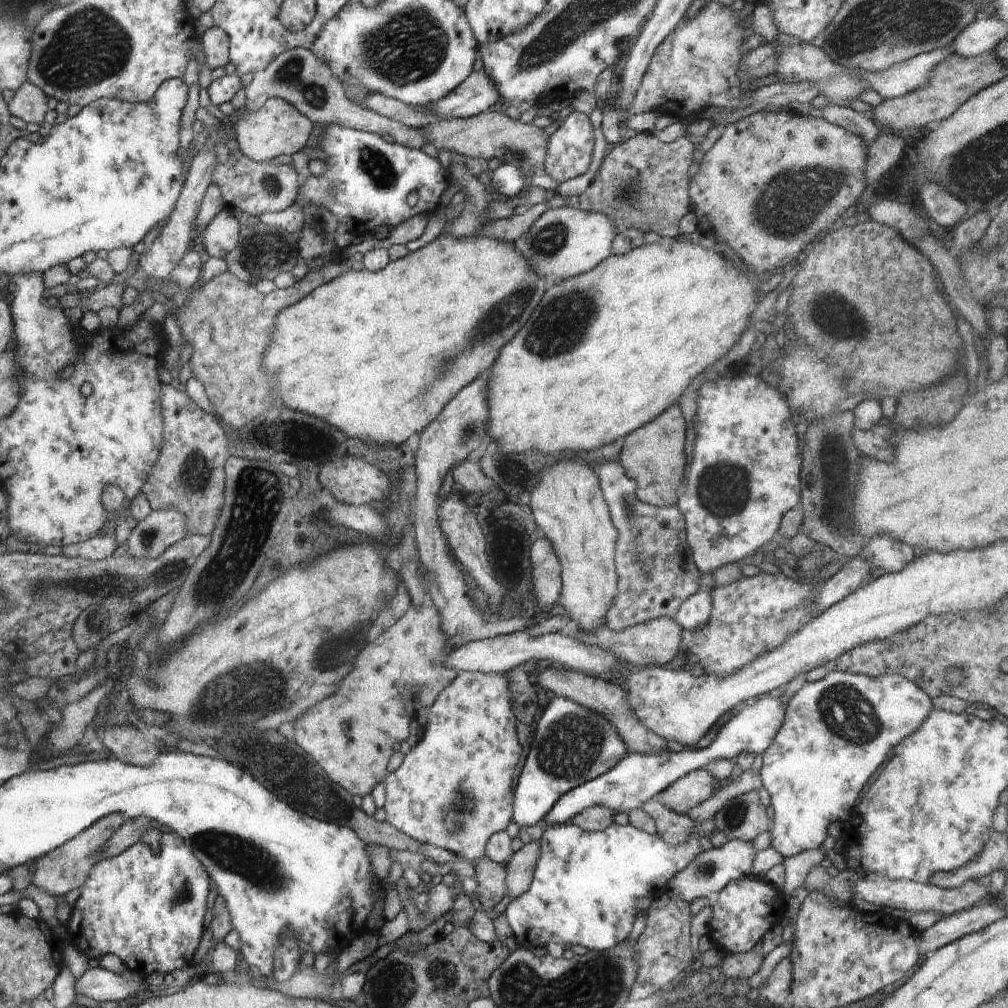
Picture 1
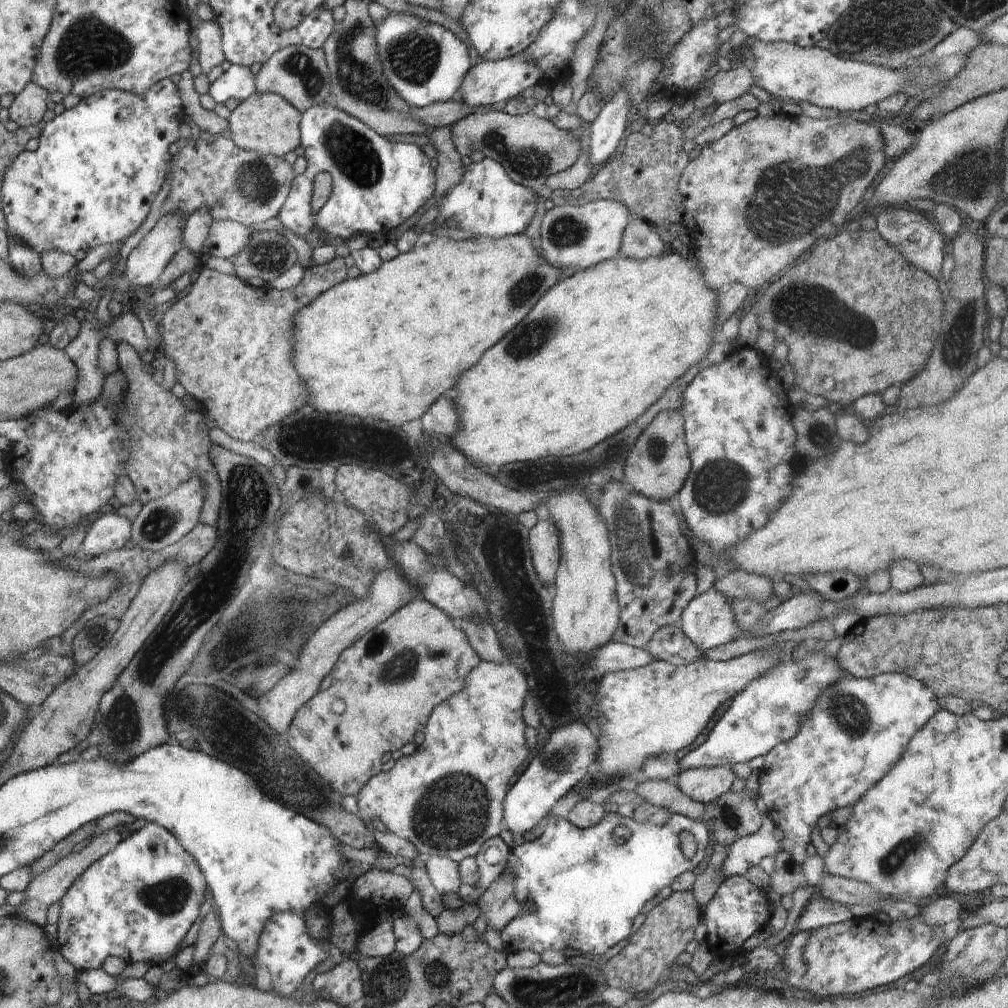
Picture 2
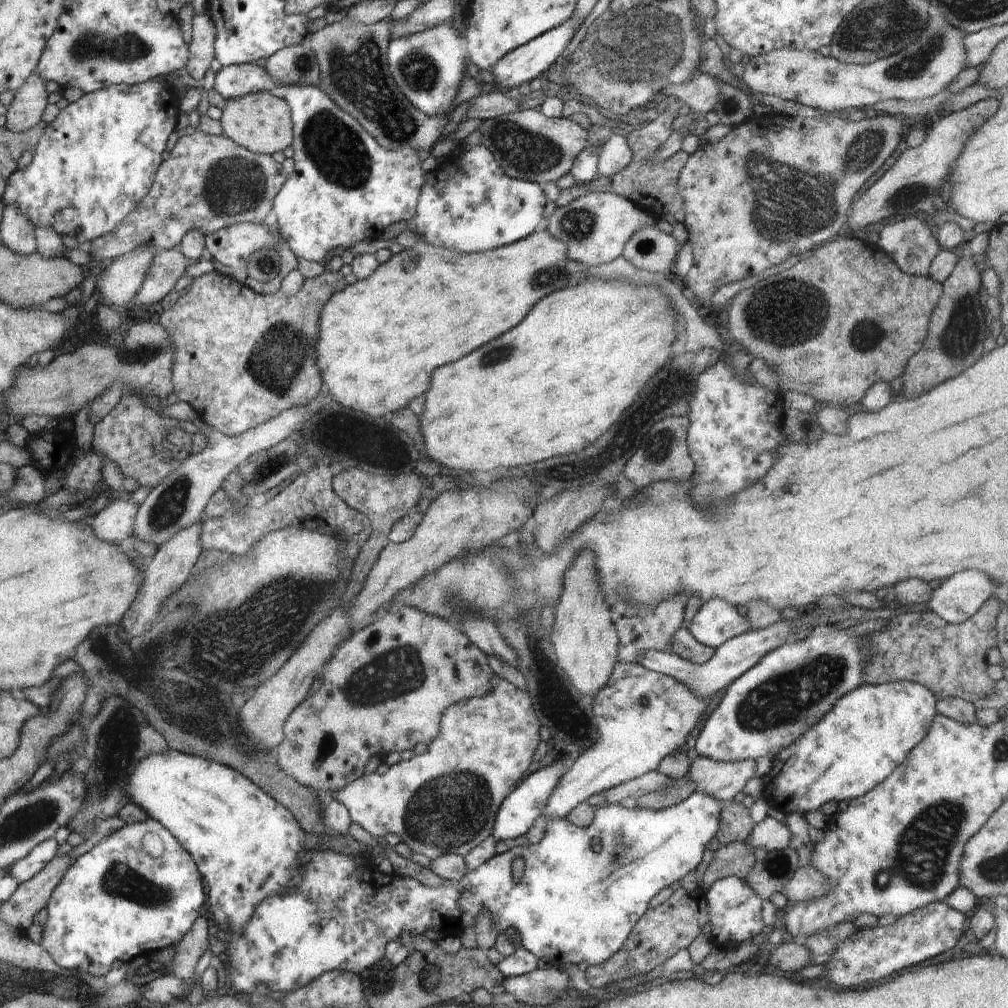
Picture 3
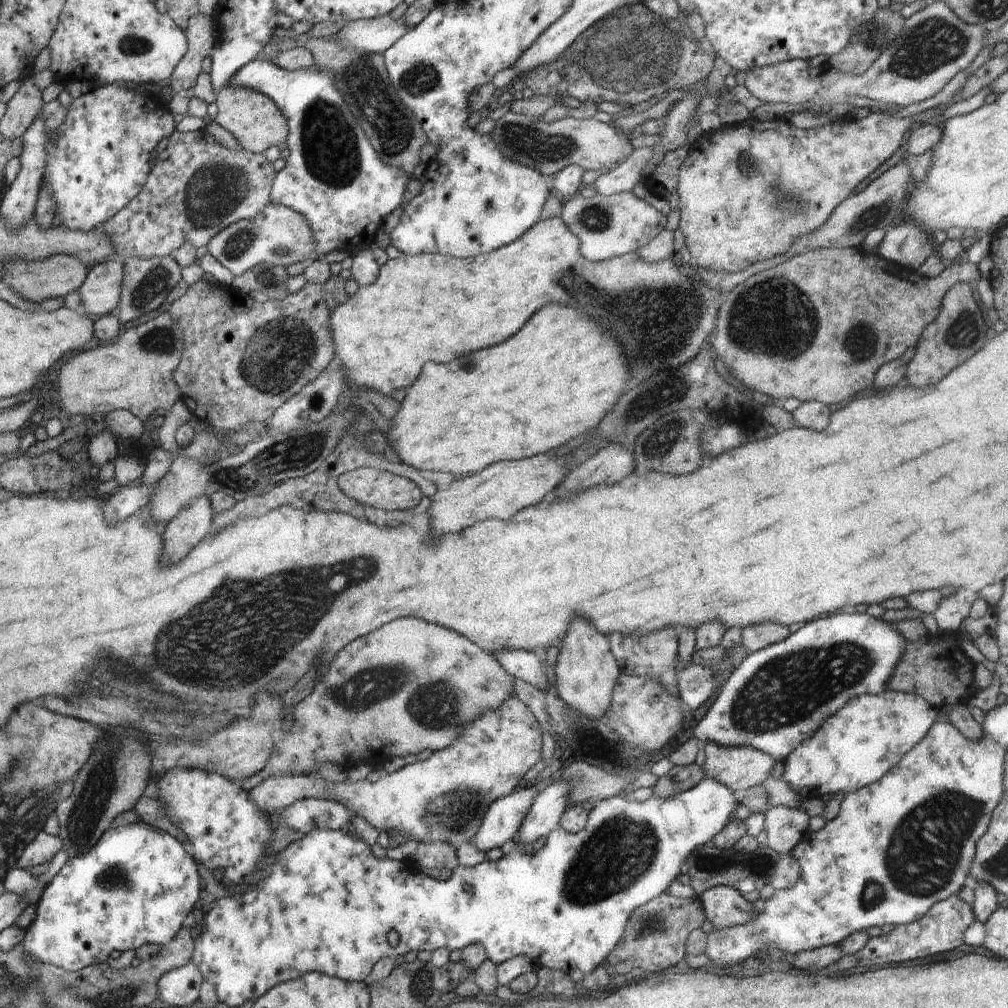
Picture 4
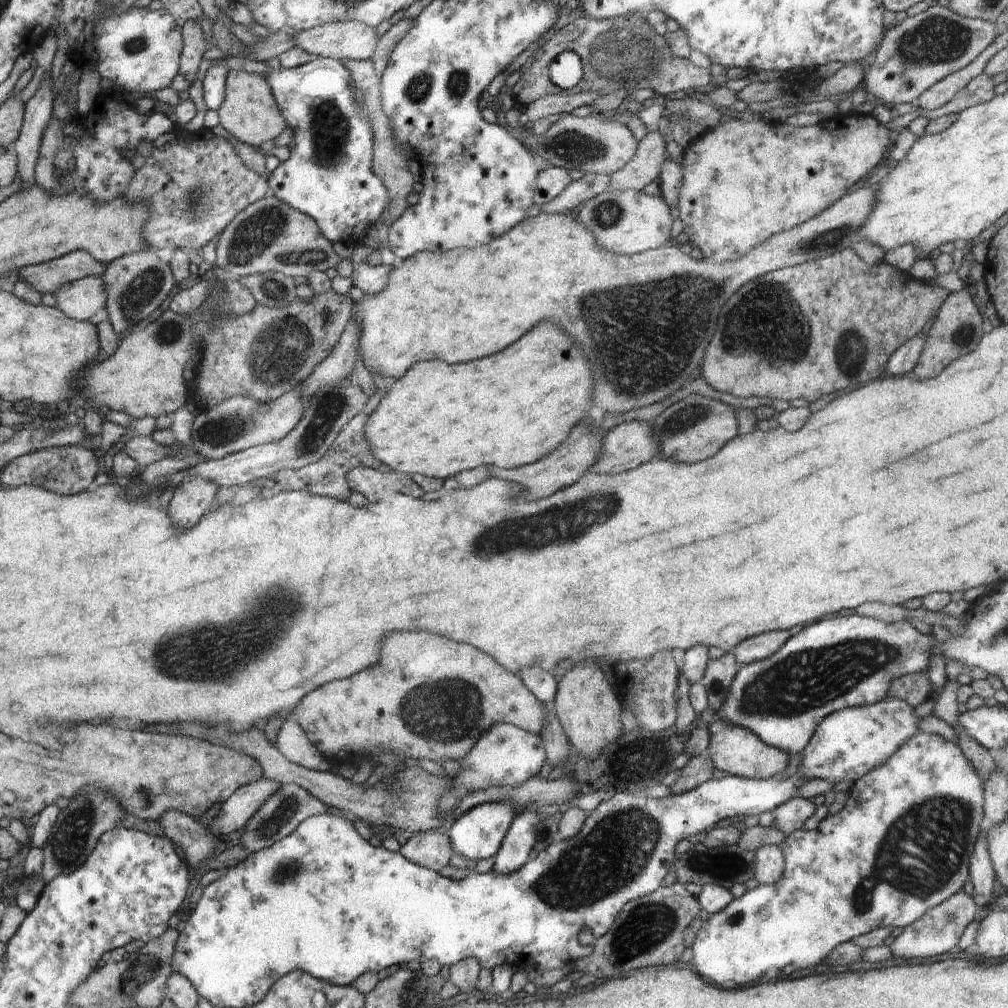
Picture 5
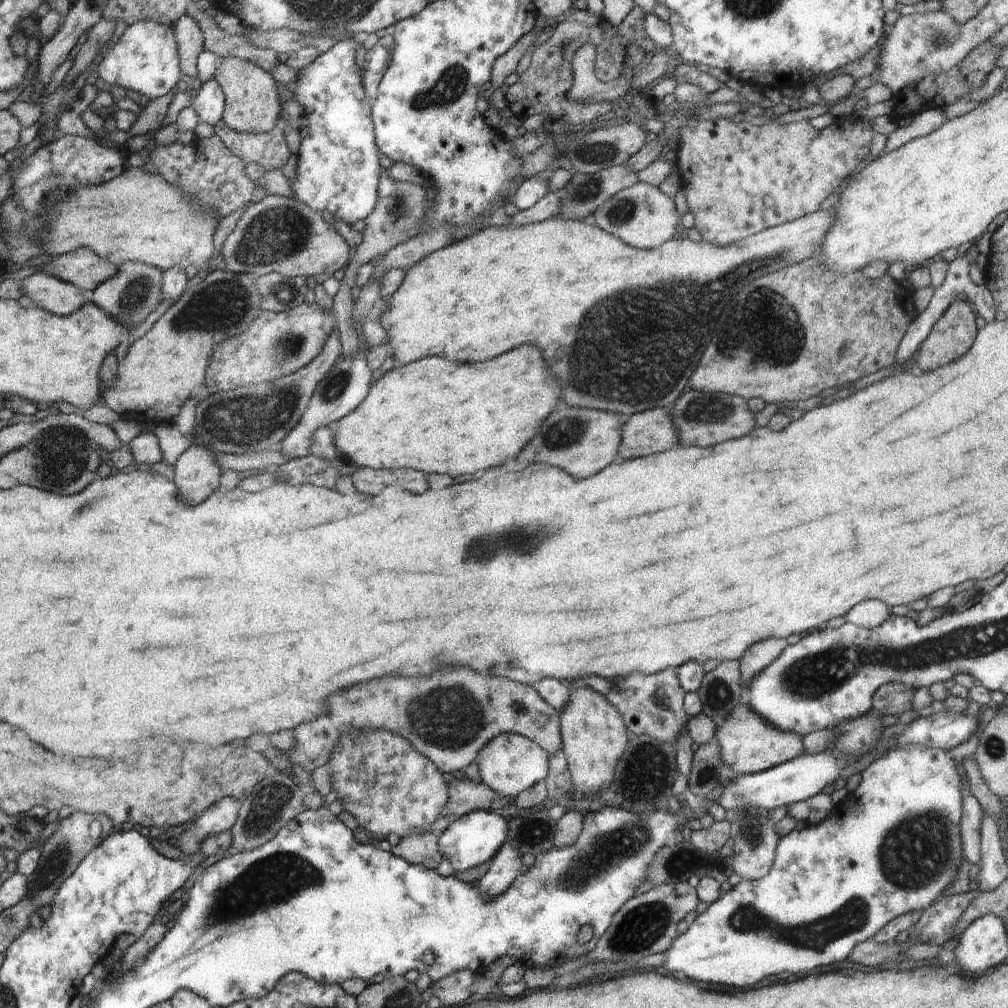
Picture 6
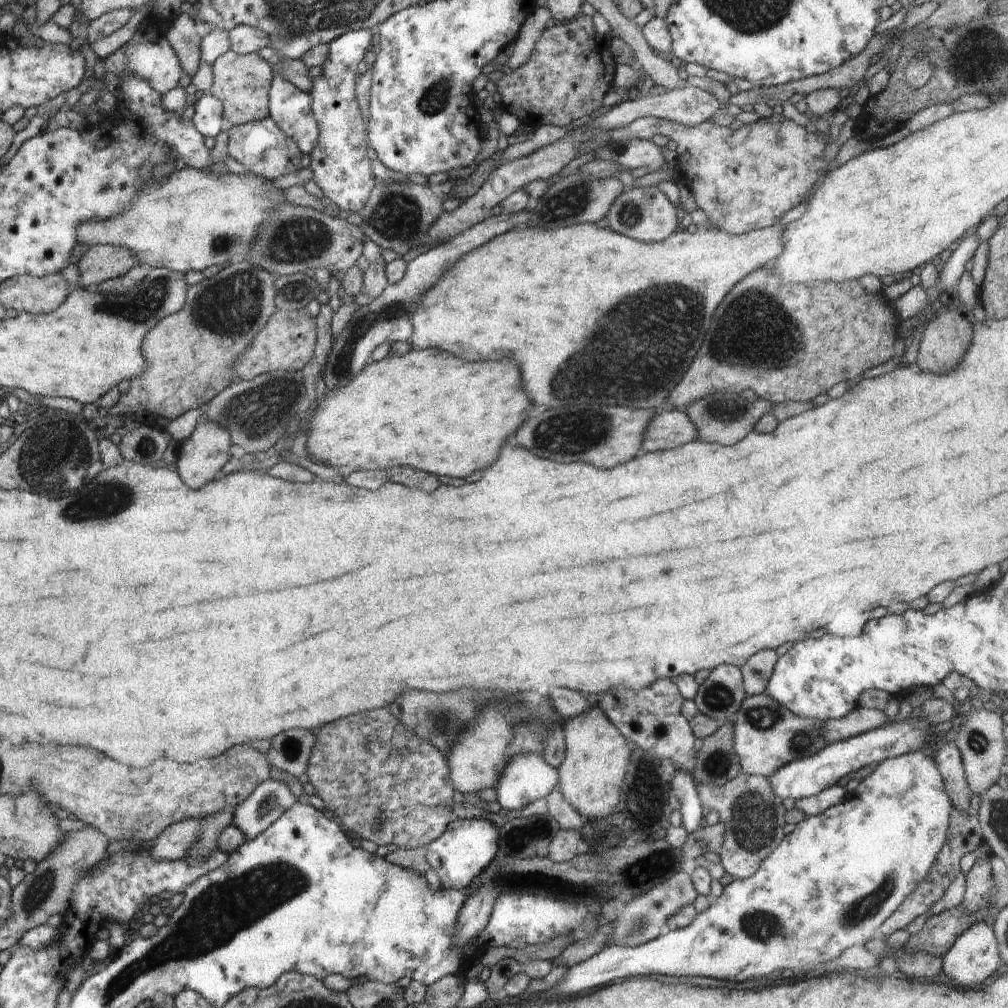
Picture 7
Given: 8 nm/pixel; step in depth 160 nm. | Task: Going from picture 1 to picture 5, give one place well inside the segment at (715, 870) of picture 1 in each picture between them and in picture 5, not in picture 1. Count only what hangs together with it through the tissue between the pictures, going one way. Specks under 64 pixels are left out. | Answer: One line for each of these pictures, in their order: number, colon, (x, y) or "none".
2: (746, 852)
3: (770, 834)
4: (785, 827)
5: (789, 816)

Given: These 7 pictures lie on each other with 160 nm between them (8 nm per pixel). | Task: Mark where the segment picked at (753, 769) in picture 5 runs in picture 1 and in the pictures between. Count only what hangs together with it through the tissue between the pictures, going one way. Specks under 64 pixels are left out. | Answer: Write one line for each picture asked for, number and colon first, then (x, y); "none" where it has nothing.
1: (682, 796)
2: (705, 785)
3: (722, 780)
4: (739, 768)

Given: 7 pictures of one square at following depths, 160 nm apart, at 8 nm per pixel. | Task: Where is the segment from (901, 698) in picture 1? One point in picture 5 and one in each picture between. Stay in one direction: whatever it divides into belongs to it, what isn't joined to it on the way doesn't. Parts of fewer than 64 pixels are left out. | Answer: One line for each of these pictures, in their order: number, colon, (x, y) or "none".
2: (859, 728)
3: (871, 729)
4: (856, 746)
5: (849, 743)

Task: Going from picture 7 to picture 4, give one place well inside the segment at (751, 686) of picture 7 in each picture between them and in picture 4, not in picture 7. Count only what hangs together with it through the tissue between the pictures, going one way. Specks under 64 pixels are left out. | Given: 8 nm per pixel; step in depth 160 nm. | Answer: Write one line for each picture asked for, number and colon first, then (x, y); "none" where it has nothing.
4: (756, 636)
5: (757, 647)
6: (756, 657)

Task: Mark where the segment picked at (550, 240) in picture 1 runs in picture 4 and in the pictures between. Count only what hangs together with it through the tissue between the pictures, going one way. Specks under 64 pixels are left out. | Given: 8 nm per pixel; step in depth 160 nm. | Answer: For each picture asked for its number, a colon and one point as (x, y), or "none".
2: (581, 236)
3: (596, 226)
4: (608, 226)

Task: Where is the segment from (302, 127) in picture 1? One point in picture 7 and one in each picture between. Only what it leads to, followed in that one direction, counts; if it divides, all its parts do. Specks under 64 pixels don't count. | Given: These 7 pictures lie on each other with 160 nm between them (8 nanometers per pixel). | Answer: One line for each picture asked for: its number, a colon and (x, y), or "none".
2: (266, 123)
3: (261, 122)
4: (254, 119)
5: (250, 113)
6: (251, 102)
7: (241, 82)

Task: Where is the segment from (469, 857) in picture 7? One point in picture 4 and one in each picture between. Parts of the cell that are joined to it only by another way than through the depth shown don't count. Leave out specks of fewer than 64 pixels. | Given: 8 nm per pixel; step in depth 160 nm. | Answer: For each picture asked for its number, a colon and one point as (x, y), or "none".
4: (502, 819)
5: (478, 833)
6: (476, 837)

